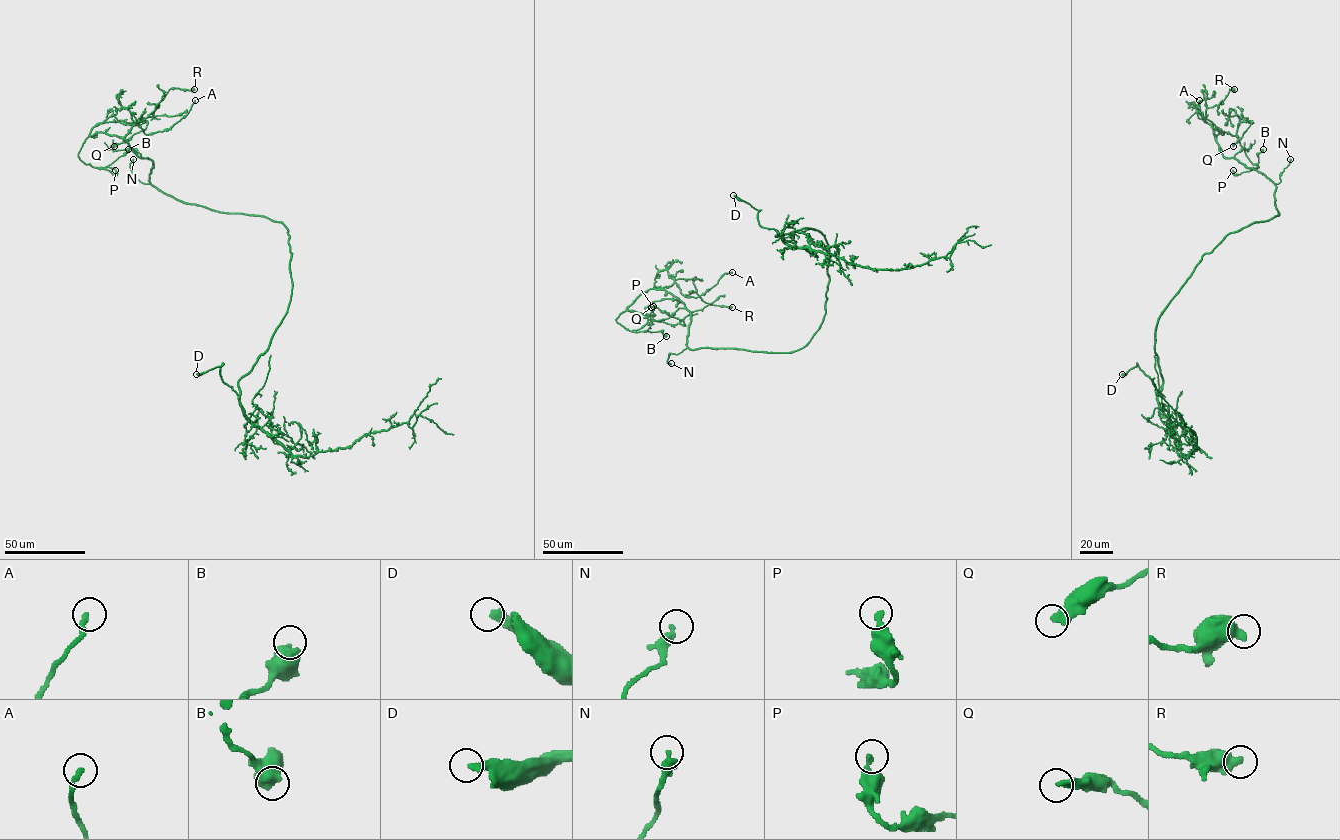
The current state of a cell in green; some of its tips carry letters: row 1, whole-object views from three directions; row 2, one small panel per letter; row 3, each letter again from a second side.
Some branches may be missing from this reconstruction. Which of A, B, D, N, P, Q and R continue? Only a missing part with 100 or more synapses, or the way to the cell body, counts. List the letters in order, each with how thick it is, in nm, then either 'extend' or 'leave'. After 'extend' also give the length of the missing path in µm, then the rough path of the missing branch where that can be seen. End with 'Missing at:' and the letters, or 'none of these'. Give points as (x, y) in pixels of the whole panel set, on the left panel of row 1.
A: 240 nm thick; leave
B: 600 nm thick; leave
D: 360 nm thick; extend; about 45 µm are missing
N: 320 nm thick; leave
P: 360 nm thick; leave
Q: 440 nm thick; leave
R: 600 nm thick; leave
Missing at: D

